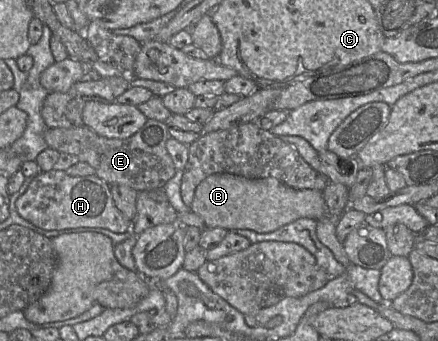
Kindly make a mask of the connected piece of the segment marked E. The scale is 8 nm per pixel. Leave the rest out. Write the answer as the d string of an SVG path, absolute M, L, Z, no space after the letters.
M147 119L146 123L126 139L106 138L85 125L72 128L47 128L43 134L49 148L76 155L79 161L95 169L95 175L108 184L123 184L137 191L163 189L175 175L176 168L166 148L170 137L165 122Z

